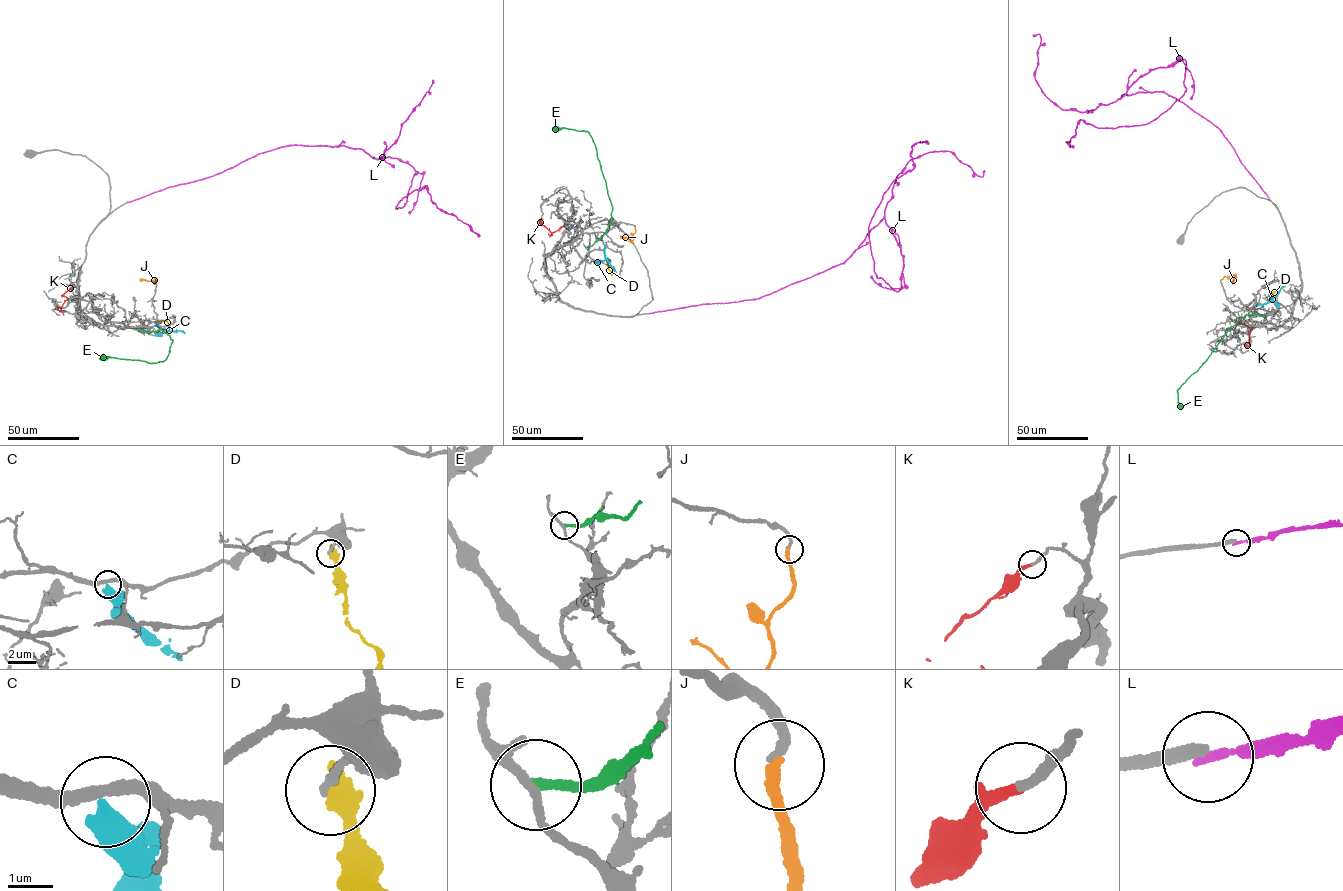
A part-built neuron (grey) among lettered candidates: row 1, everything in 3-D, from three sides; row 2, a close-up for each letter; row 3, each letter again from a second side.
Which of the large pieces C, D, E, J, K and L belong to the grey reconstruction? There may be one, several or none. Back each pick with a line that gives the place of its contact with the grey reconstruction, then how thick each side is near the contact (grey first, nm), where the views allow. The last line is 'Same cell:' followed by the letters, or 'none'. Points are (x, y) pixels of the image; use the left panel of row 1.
J: (156, 279) | 200/260 nm
K: (72, 287) | 190/240 nm
Same cell: J, K

